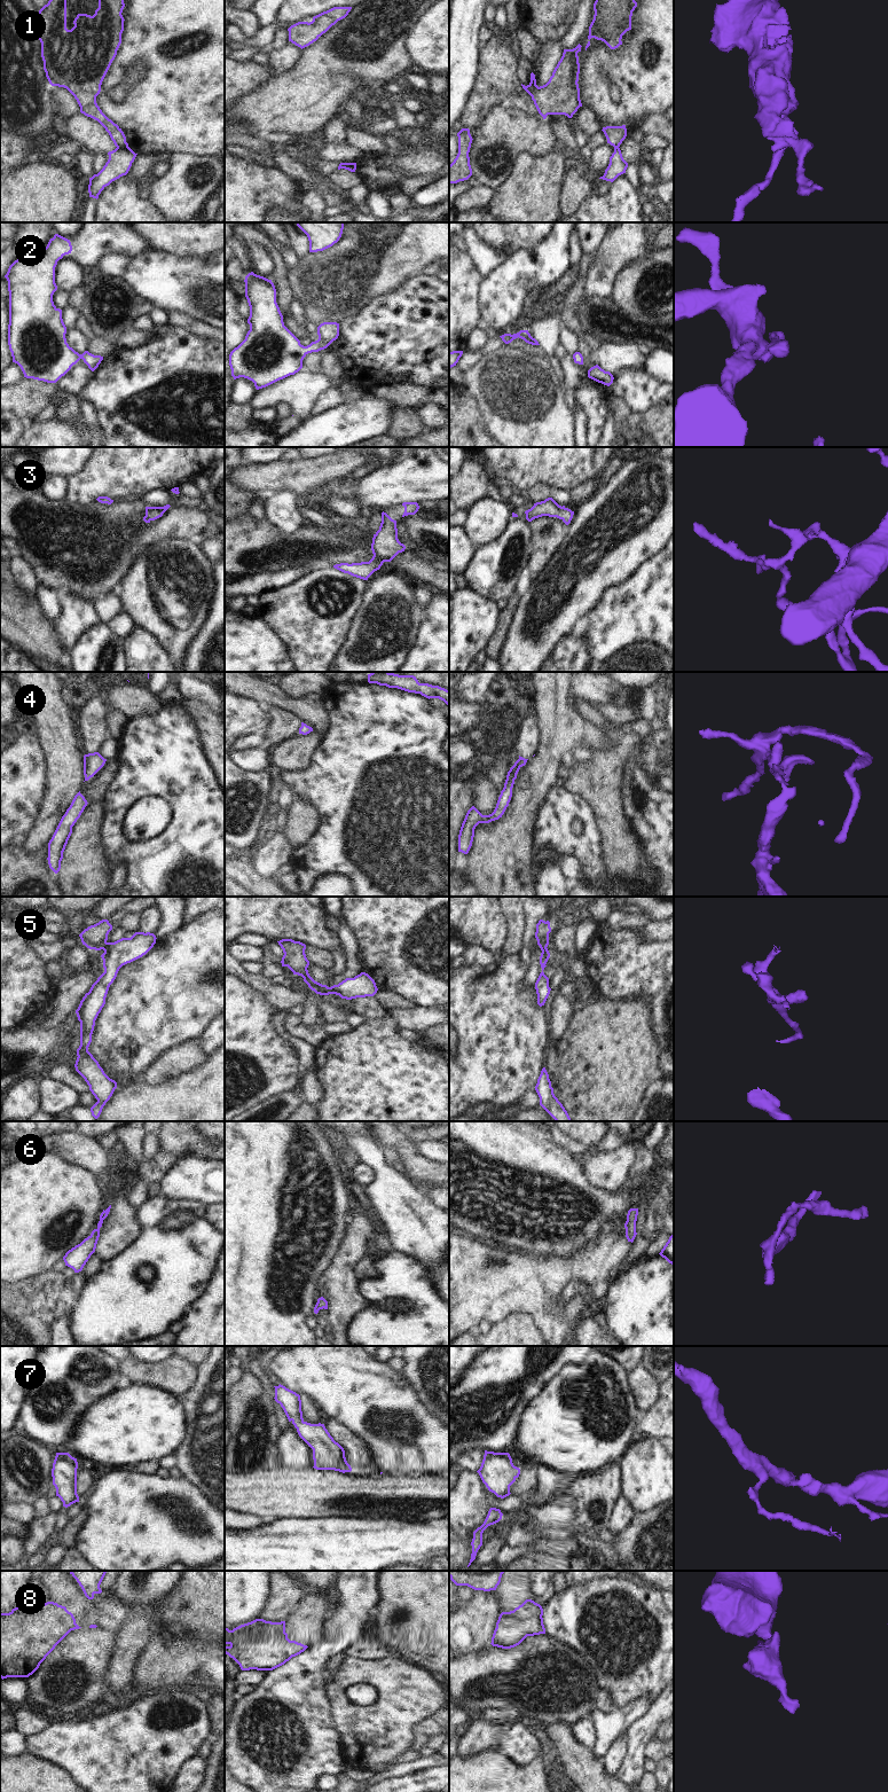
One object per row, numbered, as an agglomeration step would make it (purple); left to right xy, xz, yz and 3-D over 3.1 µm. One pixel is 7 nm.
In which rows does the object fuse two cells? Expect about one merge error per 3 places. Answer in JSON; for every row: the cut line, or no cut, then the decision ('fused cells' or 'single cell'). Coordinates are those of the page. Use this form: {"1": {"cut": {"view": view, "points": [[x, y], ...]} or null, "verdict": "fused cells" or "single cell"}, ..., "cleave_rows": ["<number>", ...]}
{"1": {"cut": {"view": "xy", "points": [[127, 146], [117, 148]]}, "verdict": "fused cells"}, "2": {"cut": null, "verdict": "single cell"}, "3": {"cut": null, "verdict": "single cell"}, "4": {"cut": null, "verdict": "single cell"}, "5": {"cut": {"view": "xy", "points": [[105, 941], [102, 948]]}, "verdict": "fused cells"}, "6": {"cut": null, "verdict": "single cell"}, "7": {"cut": null, "verdict": "single cell"}, "8": {"cut": null, "verdict": "single cell"}, "cleave_rows": ["1", "5"]}

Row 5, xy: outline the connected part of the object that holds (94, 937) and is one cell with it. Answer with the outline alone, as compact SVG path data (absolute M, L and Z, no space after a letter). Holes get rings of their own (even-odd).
M108 920L88 926L80 934L82 945L89 949L101 950L108 940L108 934L112 930L112 925Z

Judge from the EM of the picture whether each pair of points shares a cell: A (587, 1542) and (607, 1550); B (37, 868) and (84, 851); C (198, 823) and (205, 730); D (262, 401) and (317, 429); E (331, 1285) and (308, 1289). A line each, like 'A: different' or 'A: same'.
A: same
B: different
C: different
D: different
E: different

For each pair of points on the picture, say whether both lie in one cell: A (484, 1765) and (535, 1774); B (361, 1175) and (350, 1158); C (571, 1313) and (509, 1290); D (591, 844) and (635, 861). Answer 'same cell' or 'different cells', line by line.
A: same cell
B: different cells
C: same cell
D: different cells

